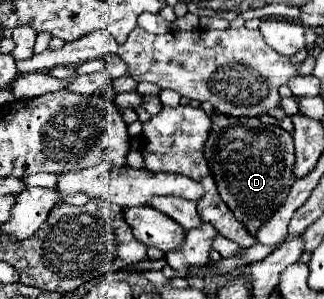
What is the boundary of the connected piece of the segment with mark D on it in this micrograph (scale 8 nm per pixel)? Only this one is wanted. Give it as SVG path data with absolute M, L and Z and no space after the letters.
M212 111L212 129L204 145L204 157L208 161L208 167L216 179L218 195L228 205L232 215L248 229L250 235L256 235L256 231L284 205L286 195L296 181L294 175L294 139L290 133L276 125L266 125L260 119L250 117L226 117L222 113Z

